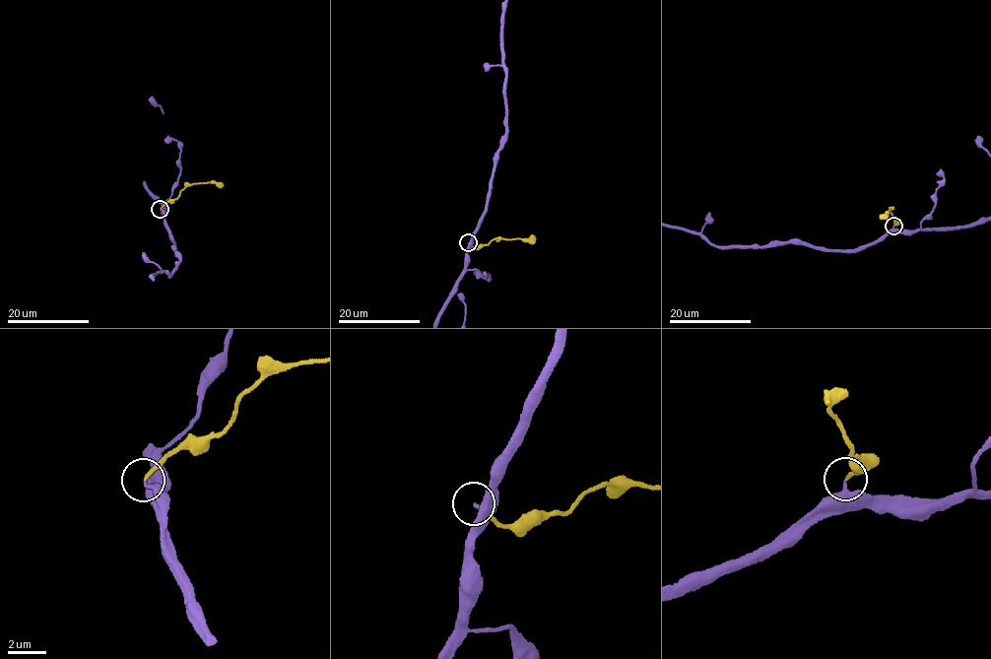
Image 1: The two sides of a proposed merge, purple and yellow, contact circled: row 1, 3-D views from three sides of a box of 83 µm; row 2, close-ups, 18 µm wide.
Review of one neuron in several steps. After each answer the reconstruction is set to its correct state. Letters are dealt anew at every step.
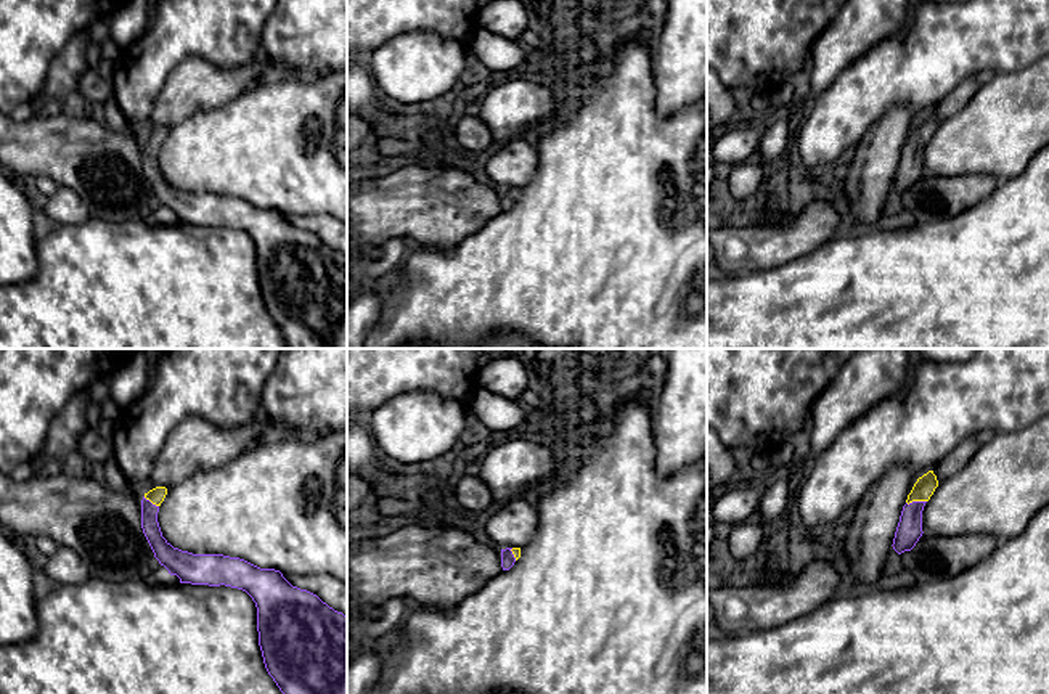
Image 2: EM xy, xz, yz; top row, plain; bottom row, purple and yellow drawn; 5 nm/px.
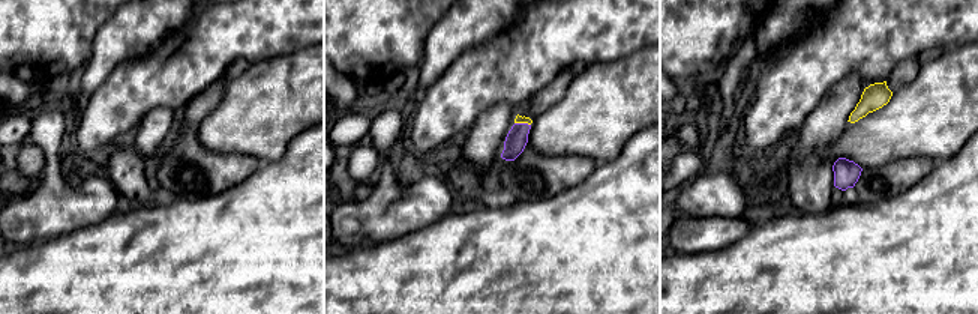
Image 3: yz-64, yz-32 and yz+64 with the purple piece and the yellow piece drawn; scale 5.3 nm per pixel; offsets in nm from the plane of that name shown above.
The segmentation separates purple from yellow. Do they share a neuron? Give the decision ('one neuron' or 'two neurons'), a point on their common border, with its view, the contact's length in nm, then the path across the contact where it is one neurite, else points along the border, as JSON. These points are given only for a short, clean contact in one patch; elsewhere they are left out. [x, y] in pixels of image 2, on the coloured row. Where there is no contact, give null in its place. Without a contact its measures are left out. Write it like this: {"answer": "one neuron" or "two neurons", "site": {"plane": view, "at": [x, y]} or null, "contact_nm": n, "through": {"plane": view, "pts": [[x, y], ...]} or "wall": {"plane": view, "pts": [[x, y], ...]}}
{"answer": "one neuron", "site": {"plane": "yz", "at": [916, 502]}, "contact_nm": 110, "through": {"plane": "yz", "pts": [[908, 532], [916, 502], [924, 487]]}}

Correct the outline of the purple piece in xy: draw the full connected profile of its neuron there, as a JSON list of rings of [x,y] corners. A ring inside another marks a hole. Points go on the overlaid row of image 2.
[[[156,487],[141,500],[141,529],[159,564],[170,575],[177,575],[180,583],[225,585],[252,598],[263,663],[283,694],[347,694],[347,615],[329,607],[316,594],[292,586],[280,570],[260,569],[239,557],[193,554],[173,548],[162,537],[157,522],[165,495],[165,487]]]

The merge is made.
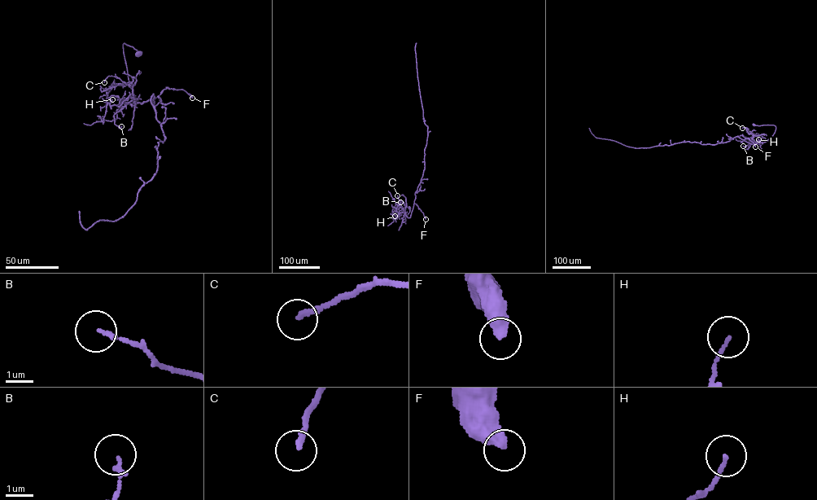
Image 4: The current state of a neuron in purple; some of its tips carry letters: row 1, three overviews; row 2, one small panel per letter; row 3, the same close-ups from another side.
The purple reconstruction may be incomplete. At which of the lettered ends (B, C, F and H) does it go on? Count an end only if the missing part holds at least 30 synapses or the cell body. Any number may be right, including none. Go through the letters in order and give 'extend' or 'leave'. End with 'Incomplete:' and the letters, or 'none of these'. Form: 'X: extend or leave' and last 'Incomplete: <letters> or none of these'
B: leave
C: leave
F: leave
H: leave
Incomplete: none of these

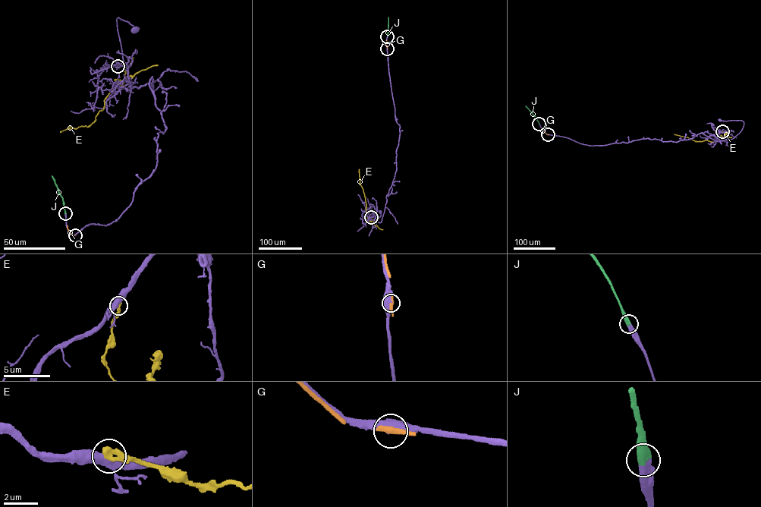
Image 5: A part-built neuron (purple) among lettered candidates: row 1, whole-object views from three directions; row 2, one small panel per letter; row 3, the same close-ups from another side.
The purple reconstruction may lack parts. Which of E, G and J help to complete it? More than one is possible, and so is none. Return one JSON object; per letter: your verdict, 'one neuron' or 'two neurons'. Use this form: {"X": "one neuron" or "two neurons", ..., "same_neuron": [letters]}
{"E": "two neurons", "G": "two neurons", "J": "one neuron", "same_neuron": ["J"]}

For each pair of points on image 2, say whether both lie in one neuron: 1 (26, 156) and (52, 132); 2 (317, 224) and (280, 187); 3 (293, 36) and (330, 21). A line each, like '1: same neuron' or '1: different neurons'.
1: same neuron
2: different neurons
3: same neuron

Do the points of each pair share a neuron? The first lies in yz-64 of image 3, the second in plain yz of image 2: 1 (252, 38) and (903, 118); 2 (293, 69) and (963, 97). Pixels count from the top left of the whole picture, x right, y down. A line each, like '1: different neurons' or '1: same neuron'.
1: different neurons
2: different neurons

